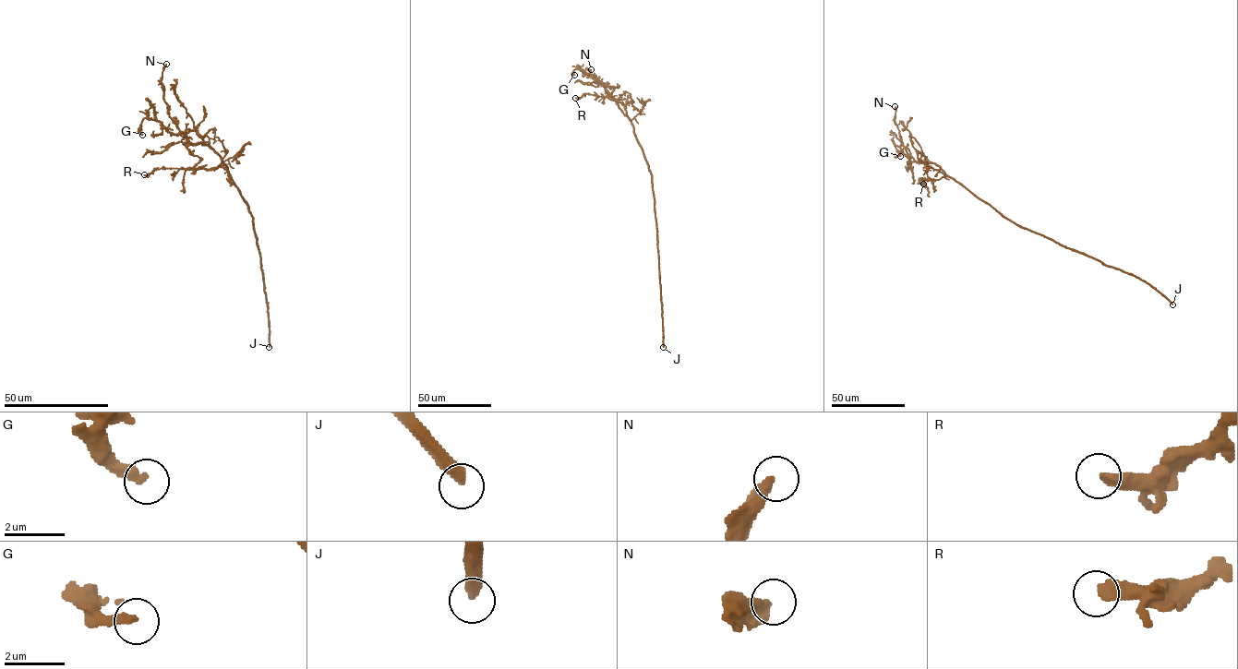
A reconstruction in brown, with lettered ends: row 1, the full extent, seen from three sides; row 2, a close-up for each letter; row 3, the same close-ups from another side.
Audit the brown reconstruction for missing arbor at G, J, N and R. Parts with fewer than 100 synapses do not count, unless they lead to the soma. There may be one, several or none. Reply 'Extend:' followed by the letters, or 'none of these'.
Extend: J

